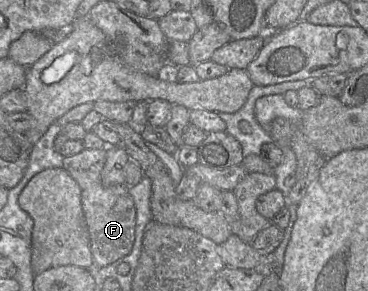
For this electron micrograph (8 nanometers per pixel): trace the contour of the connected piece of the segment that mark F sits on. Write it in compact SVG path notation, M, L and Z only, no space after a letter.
M84 149L63 159L63 168L76 180L81 189L81 201L86 220L90 249L96 267L106 267L130 254L135 241L136 208L126 184L106 187L101 181L105 165L105 149Z

